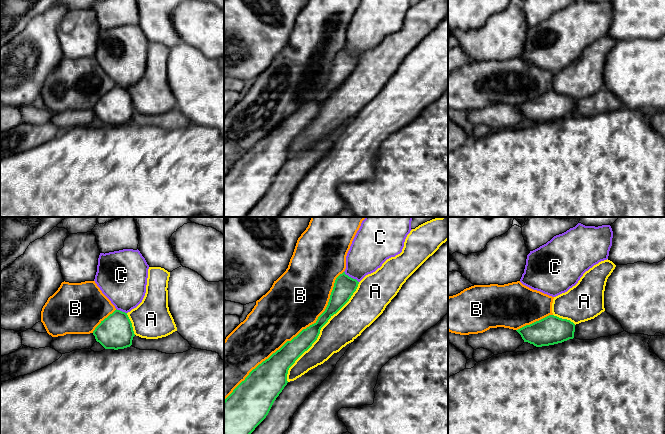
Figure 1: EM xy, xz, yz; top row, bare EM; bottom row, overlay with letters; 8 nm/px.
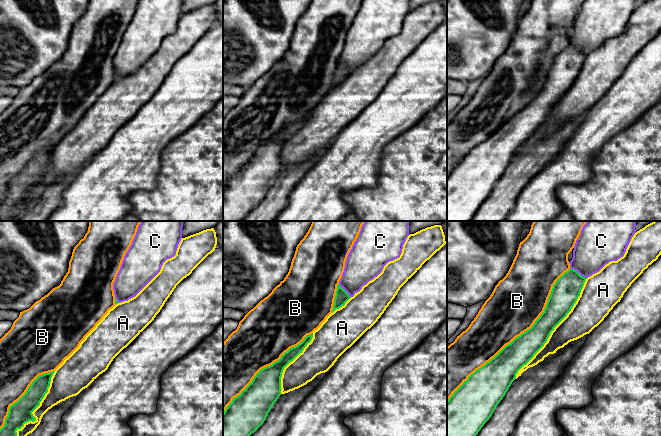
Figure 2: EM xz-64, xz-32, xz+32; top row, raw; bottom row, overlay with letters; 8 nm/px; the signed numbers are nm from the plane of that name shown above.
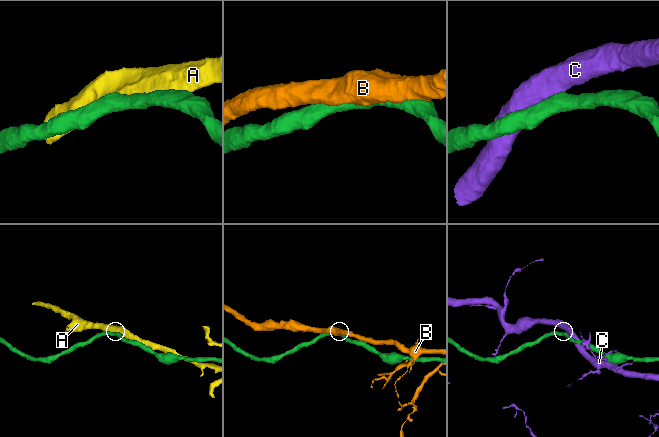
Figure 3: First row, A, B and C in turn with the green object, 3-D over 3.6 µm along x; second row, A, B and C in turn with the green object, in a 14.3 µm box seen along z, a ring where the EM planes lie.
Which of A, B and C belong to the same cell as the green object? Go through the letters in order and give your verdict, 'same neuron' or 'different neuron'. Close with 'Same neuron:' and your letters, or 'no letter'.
A: different neuron
B: different neuron
C: different neuron
Same neuron: no letter

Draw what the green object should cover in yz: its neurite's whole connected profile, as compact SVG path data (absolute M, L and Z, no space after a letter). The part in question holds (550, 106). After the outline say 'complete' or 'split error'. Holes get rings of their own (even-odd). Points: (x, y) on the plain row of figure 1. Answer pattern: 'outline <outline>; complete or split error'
outline M549 91L516 107L521 111L524 118L542 123L573 115L575 100L570 96Z; complete

